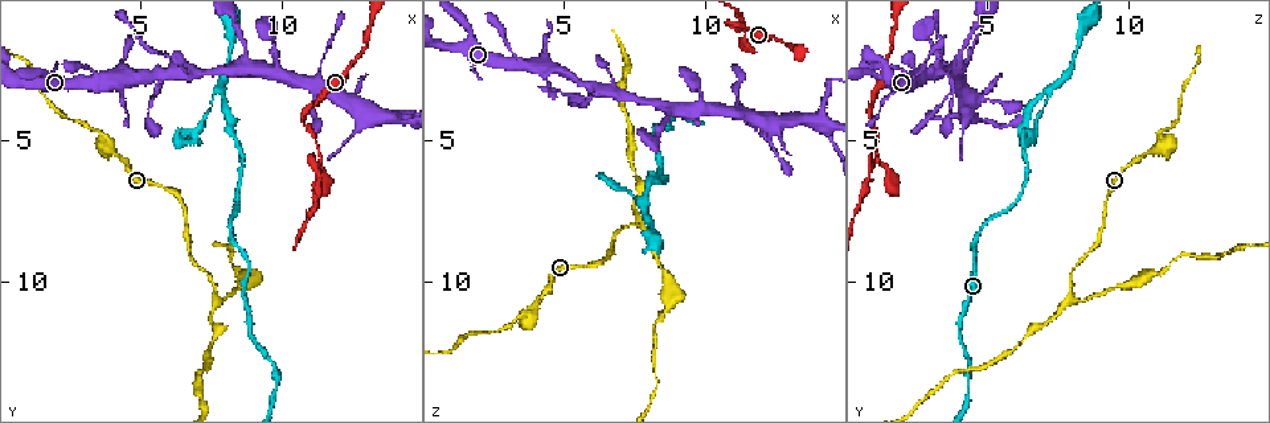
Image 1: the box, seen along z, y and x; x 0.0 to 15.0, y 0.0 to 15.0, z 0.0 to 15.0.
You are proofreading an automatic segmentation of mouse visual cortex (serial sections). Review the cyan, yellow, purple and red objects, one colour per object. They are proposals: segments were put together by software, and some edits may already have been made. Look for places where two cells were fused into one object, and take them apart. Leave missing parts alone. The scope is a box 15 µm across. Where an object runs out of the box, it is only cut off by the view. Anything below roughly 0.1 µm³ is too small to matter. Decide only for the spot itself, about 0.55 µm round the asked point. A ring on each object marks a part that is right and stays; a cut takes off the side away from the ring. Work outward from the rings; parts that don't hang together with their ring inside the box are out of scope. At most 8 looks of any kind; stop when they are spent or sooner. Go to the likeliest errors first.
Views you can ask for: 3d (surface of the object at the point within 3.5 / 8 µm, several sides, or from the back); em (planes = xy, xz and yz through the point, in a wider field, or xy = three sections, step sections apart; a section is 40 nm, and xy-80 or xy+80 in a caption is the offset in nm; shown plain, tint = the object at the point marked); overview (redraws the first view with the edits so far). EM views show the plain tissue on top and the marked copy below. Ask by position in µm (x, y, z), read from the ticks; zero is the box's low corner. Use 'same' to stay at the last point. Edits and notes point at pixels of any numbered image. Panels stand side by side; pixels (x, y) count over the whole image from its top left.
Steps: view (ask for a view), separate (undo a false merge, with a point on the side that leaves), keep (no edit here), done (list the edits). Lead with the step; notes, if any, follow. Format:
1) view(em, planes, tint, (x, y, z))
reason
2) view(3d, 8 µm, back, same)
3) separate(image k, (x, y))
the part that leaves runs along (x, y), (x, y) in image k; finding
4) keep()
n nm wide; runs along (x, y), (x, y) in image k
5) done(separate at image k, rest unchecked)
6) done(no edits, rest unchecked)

view(3d, 8 µm, (11.4, 5.6, 1.1))
three arms meet

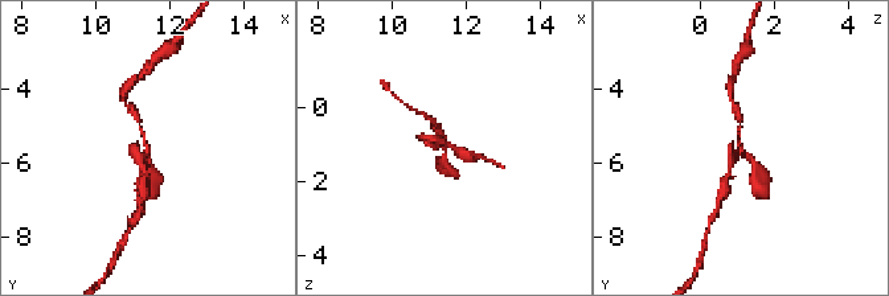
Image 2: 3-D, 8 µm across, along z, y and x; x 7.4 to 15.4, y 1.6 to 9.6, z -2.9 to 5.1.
view(em, xy, step 5, tint, (11.4, 5.6, 1.1))
need the tissue

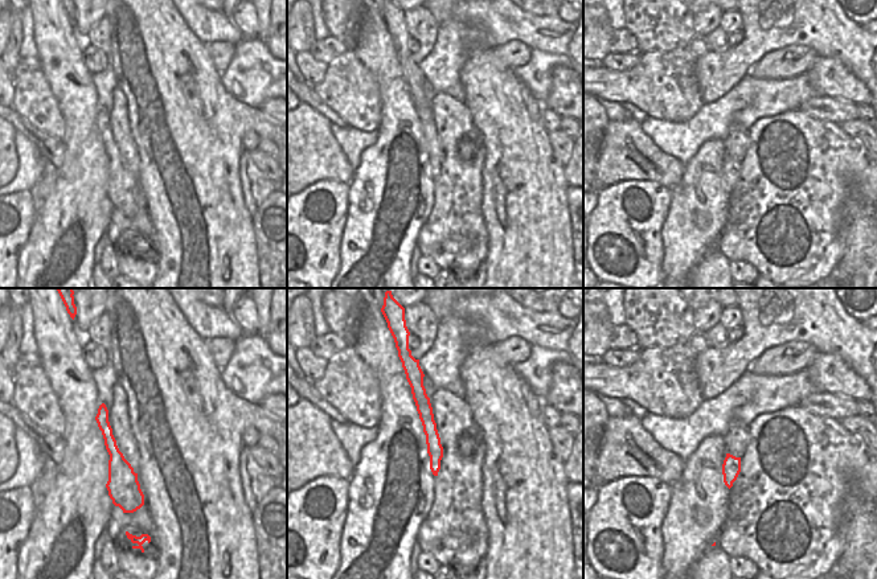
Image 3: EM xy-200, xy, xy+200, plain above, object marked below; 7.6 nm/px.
keep()
runs along (737, 110), (738, 142), (756, 179) in image 2; continuous, no second cell

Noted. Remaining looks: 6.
view(3d, 3.5 µm, (7.6, 10.5, 8.0))
three-way junction

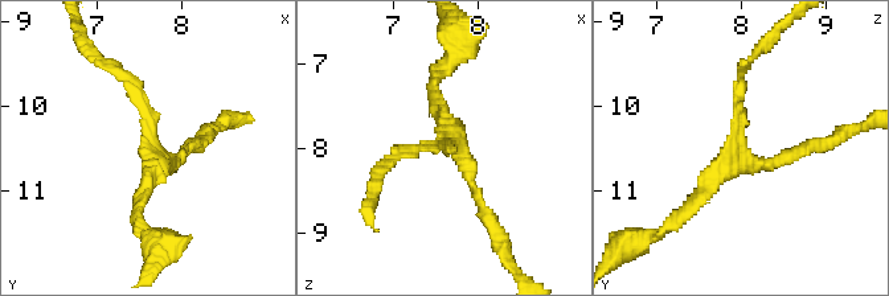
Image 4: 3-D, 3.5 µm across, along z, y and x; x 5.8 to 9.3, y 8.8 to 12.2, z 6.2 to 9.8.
view(em, xy, step 1, tint, (7.70, 10.55, 7.95))
3 arms; arms of 100, 150, 200 nm; need the tissue

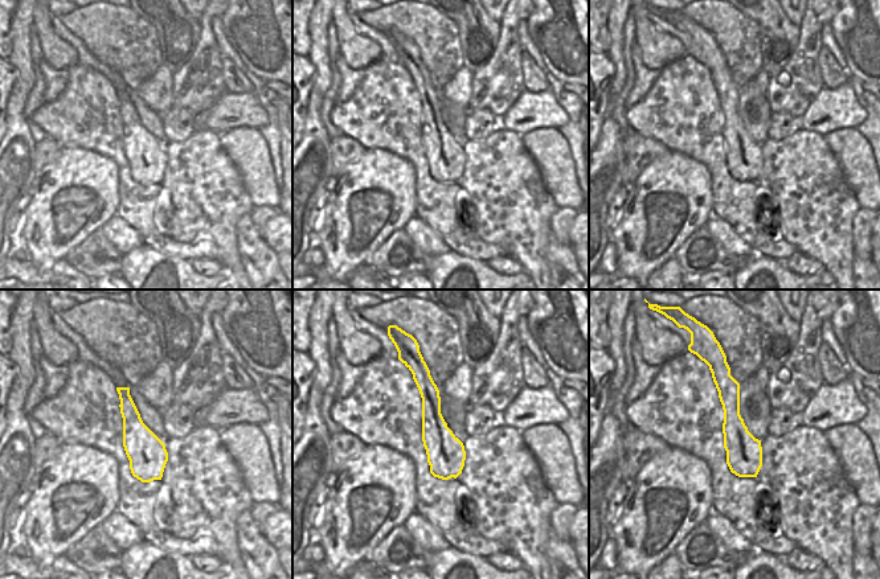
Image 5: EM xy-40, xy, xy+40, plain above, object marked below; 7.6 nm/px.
view(em, planes, tint, same)

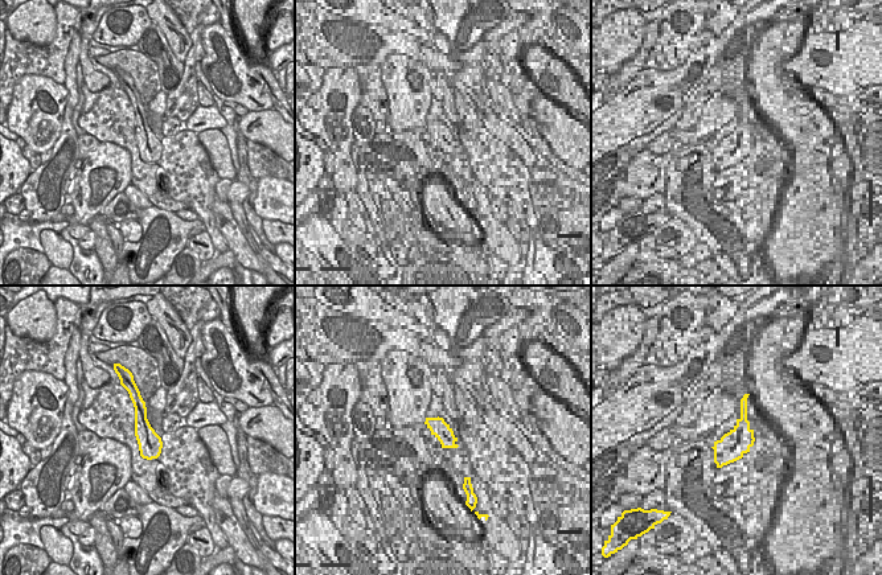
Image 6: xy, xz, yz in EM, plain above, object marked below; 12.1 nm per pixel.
keep()
runs along (121, 73), (156, 151), (177, 163), (189, 147) in image 4; continuous, no second cell

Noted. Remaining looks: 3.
view(3d, 3.5 µm, (3.5, 4.6, 11.2))
abrupt turn

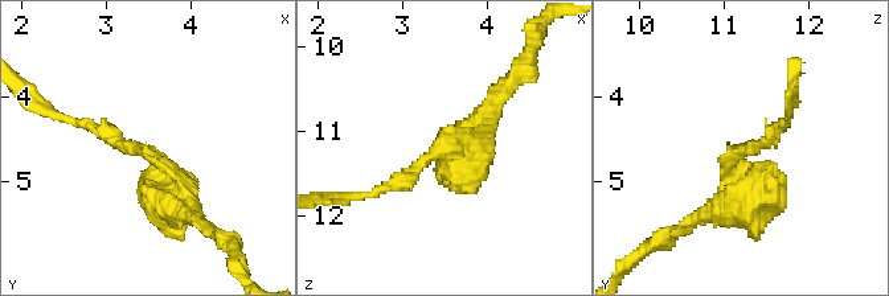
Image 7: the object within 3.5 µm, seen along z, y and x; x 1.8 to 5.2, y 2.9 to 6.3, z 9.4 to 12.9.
view(em, xy, step 5, tint, (3.50, 4.65, 11.15))
arms of 150, 400 nm

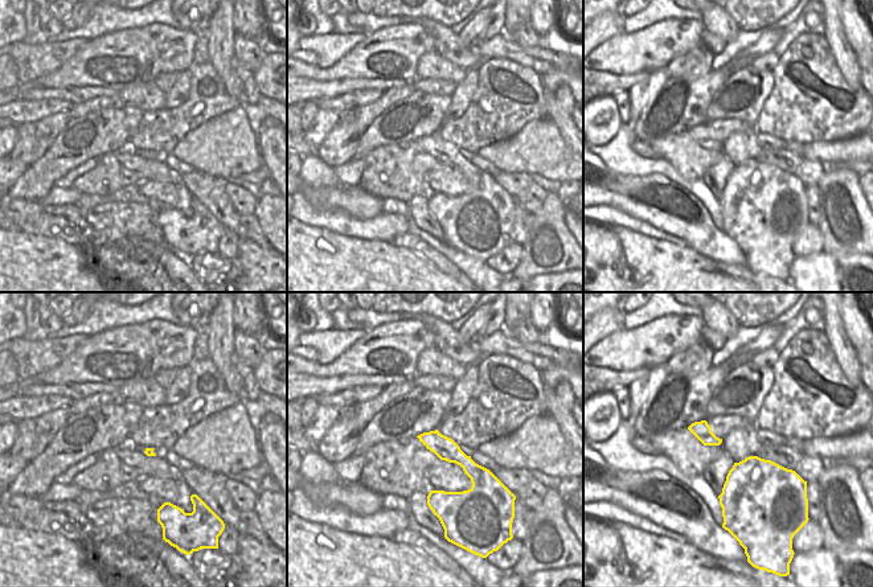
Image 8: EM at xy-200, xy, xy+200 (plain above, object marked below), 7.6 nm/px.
separate(image 7, (421, 163))
the part that leaves runs along (463, 139), (365, 193) in image 7; a second cell is stuck on

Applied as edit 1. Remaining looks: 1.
done(separate at image 7, rest unchecked)

